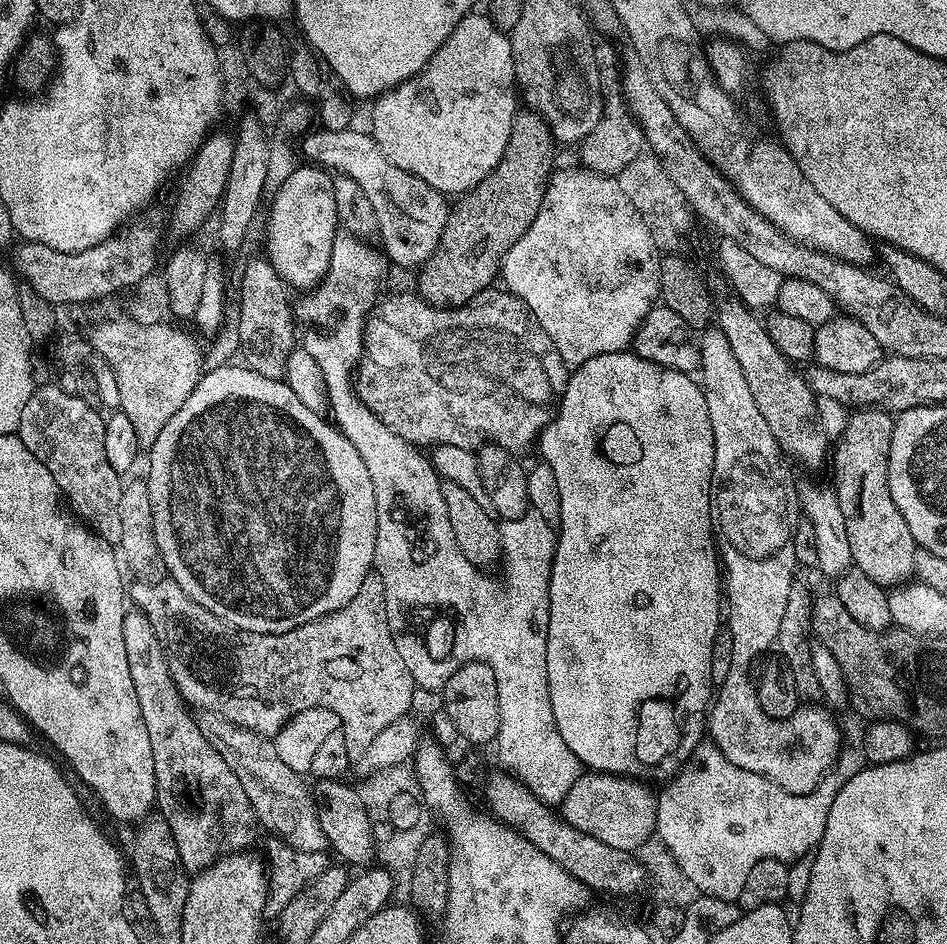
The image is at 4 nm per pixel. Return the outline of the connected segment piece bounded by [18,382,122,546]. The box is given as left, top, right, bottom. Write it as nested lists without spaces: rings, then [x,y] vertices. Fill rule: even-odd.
[[[52,382],[45,388],[37,387],[26,406],[22,406],[18,435],[26,450],[30,450],[30,454],[54,474],[54,482],[59,486],[67,507],[101,540],[116,546],[122,534],[118,523],[122,476],[106,460],[103,445],[105,417],[99,416],[82,397],[66,393]]]

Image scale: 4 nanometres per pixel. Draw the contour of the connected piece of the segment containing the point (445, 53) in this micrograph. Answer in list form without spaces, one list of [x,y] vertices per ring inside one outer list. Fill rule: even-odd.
[[[469,14],[454,26],[450,38],[438,46],[438,50],[426,62],[424,69],[414,74],[396,88],[390,88],[375,97],[372,108],[370,134],[376,145],[398,166],[422,182],[434,186],[434,190],[445,194],[469,192],[502,158],[506,142],[510,142],[512,123],[518,111],[518,85],[514,74],[512,41],[505,33],[498,31],[487,15]]]

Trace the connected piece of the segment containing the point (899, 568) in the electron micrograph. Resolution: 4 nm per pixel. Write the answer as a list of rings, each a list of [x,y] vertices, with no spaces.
[[[883,410],[853,411],[846,422],[846,430],[842,430],[840,439],[835,441],[830,452],[830,468],[832,464],[832,476],[836,479],[834,491],[838,506],[842,506],[842,518],[846,522],[846,538],[850,538],[850,554],[855,571],[866,574],[866,578],[881,586],[900,586],[912,576],[914,550],[917,547],[906,520],[902,518],[898,506],[894,506],[894,498],[890,498],[888,450],[893,423],[893,417]]]

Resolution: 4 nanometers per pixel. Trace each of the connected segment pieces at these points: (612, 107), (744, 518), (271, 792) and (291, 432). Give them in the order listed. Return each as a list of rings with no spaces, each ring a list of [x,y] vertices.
[[[600,42],[596,44],[594,58],[598,66],[600,86],[604,93],[604,117],[600,119],[598,126],[594,126],[594,130],[590,130],[588,137],[580,141],[579,163],[589,172],[596,172],[600,176],[615,177],[626,166],[630,166],[634,158],[642,155],[645,147],[644,136],[640,125],[628,111],[628,104],[620,90],[621,65],[618,63],[618,52],[616,56],[615,50],[610,45]]]
[[[709,326],[699,333],[698,343],[700,345],[698,383],[704,390],[706,410],[710,410],[710,426],[714,430],[712,530],[723,568],[726,631],[733,638],[733,665],[730,666],[729,677],[718,685],[718,691],[711,701],[706,728],[710,733],[711,743],[718,745],[722,754],[726,754],[730,762],[734,762],[734,766],[742,766],[742,770],[750,770],[754,774],[766,777],[782,792],[805,796],[820,785],[821,778],[827,772],[832,771],[836,757],[842,751],[840,728],[836,725],[833,713],[828,711],[824,715],[824,728],[816,728],[816,724],[808,724],[808,728],[788,728],[788,724],[768,724],[768,716],[756,697],[756,684],[744,677],[744,667],[759,652],[766,651],[768,647],[771,649],[775,645],[778,622],[782,622],[782,613],[786,610],[786,598],[794,582],[792,571],[797,571],[798,568],[794,550],[790,546],[800,507],[798,488],[795,483],[792,485],[792,476],[787,468],[789,465],[774,434],[770,434],[770,426],[766,426],[766,418],[762,418],[762,410],[758,410],[758,402],[754,402],[754,394],[750,394],[750,386],[742,374],[742,366],[738,366],[738,358],[734,358],[734,349],[726,339],[726,334],[722,334],[719,326]]]
[[[205,712],[199,717],[200,733],[222,758],[226,766],[242,782],[246,798],[250,798],[252,815],[275,839],[289,844],[294,850],[306,853],[328,852],[326,830],[318,822],[316,798],[311,787],[304,785],[305,777],[284,765],[278,750],[274,750],[271,739],[251,732],[248,728],[237,728],[229,720],[223,720],[214,712]]]
[[[231,362],[201,375],[190,398],[186,398],[180,409],[165,422],[162,432],[147,453],[146,479],[154,514],[154,538],[168,567],[168,576],[178,582],[178,586],[182,586],[182,590],[195,604],[241,632],[285,632],[330,614],[346,606],[346,602],[358,594],[362,578],[373,571],[376,559],[374,482],[370,482],[366,462],[358,458],[358,450],[354,450],[335,423],[328,421],[327,424],[324,419],[321,413],[310,410],[310,406],[302,406],[298,394],[294,394],[294,390],[290,390],[283,380],[266,378],[246,366]]]

